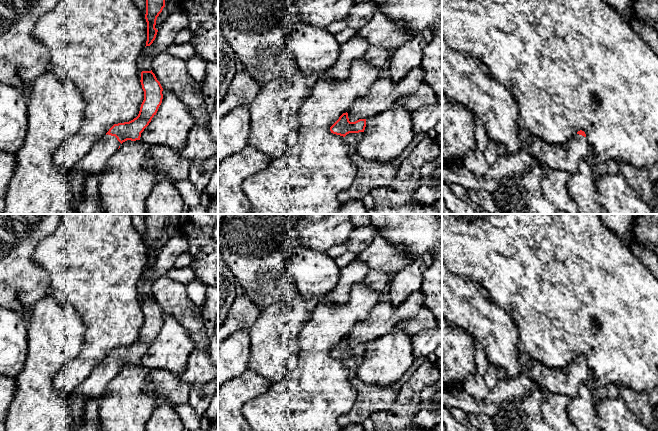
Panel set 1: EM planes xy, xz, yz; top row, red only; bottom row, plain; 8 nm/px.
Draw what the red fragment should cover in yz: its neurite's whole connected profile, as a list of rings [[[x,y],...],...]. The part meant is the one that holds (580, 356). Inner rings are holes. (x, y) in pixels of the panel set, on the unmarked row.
[[[519,353],[518,360],[522,373],[530,374],[542,388],[552,394],[564,394],[573,398],[578,393],[580,384],[591,378],[586,358],[580,354],[568,366],[553,370],[542,365],[526,353]]]

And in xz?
[[[343,337],[339,343],[330,351],[333,358],[345,361],[349,357],[364,356],[366,351],[366,343],[359,343],[355,346],[350,346],[348,337]]]

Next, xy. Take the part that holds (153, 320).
[[[152,294],[142,295],[140,306],[144,315],[144,324],[138,340],[129,346],[114,348],[93,370],[88,379],[66,395],[72,416],[71,431],[76,431],[83,424],[83,408],[86,400],[101,398],[122,367],[127,364],[140,364],[141,357],[156,339],[162,327],[163,312]]]

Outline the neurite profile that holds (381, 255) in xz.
[[[378,234],[367,249],[356,259],[368,265],[369,269],[393,275],[412,262],[412,259]]]

